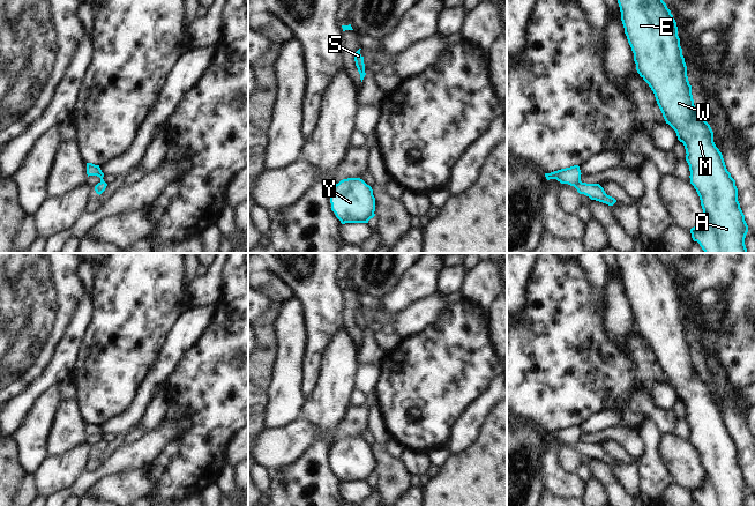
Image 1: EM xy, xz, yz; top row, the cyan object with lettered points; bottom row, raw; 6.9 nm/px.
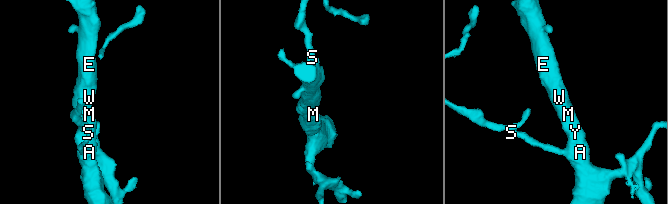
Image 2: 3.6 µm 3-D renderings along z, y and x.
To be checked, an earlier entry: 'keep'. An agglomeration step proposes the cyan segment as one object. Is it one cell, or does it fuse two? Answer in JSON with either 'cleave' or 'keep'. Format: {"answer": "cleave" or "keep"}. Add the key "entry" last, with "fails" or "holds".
{"answer": "keep", "entry": "holds"}

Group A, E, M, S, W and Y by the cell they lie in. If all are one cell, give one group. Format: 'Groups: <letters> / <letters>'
Groups: A E M S W Y

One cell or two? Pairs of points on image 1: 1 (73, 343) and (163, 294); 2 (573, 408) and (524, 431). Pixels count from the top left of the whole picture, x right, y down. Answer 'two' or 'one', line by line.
1: two
2: two

